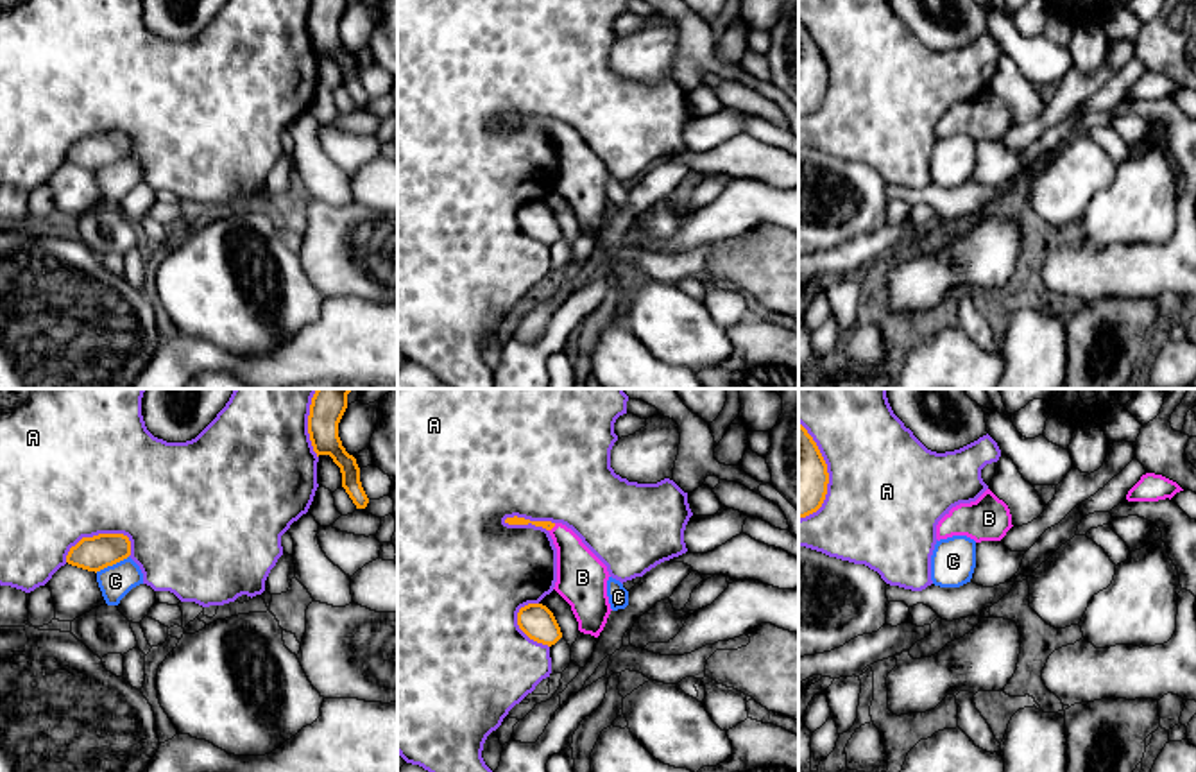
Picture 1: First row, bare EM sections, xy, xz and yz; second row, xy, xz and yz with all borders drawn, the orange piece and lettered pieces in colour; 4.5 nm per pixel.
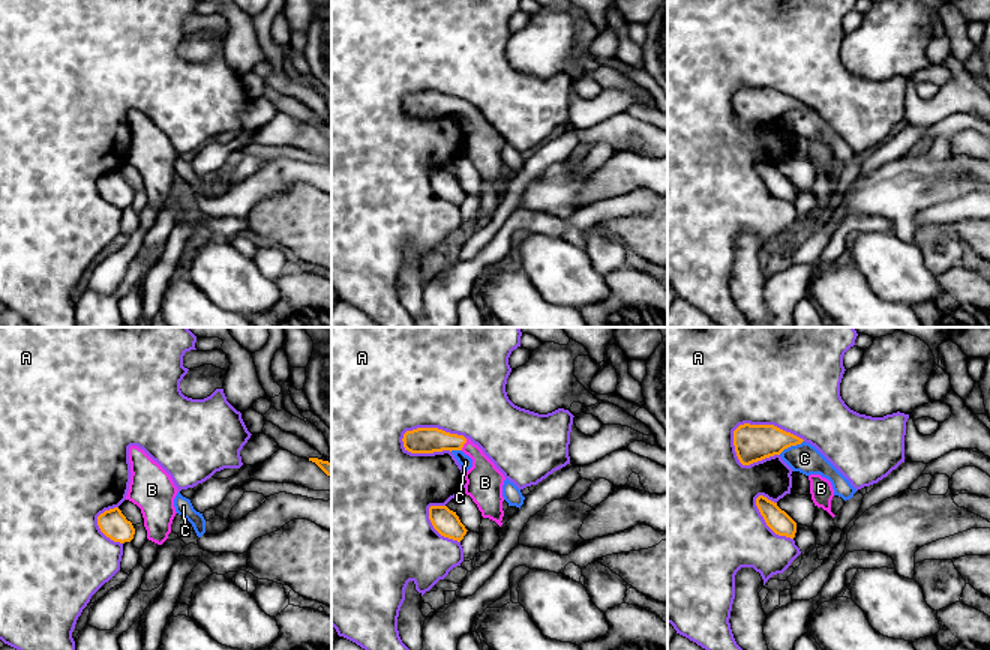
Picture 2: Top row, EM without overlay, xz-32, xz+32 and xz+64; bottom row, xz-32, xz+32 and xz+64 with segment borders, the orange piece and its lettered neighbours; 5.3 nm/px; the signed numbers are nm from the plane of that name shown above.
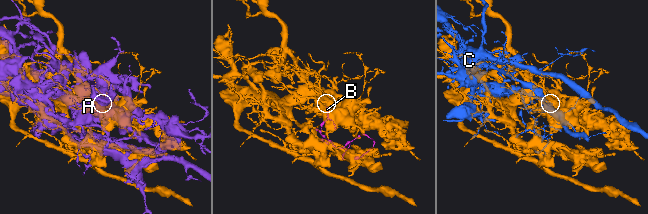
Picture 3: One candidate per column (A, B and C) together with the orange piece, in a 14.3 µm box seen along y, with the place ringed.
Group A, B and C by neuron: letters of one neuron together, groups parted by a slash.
A / B / C

